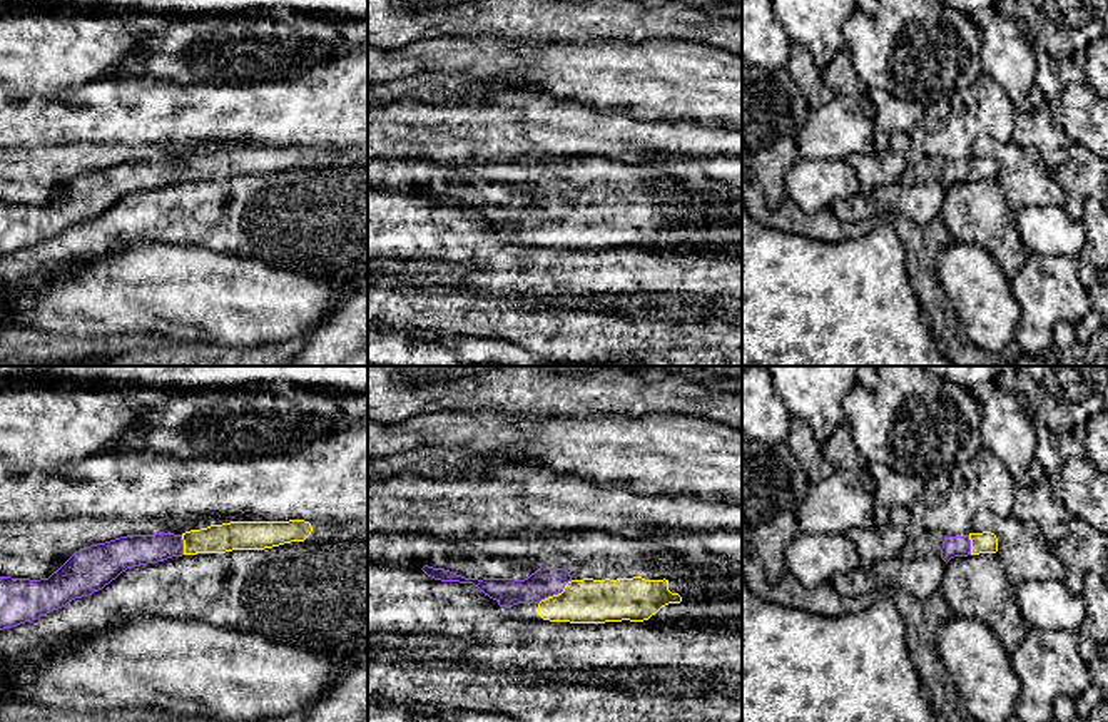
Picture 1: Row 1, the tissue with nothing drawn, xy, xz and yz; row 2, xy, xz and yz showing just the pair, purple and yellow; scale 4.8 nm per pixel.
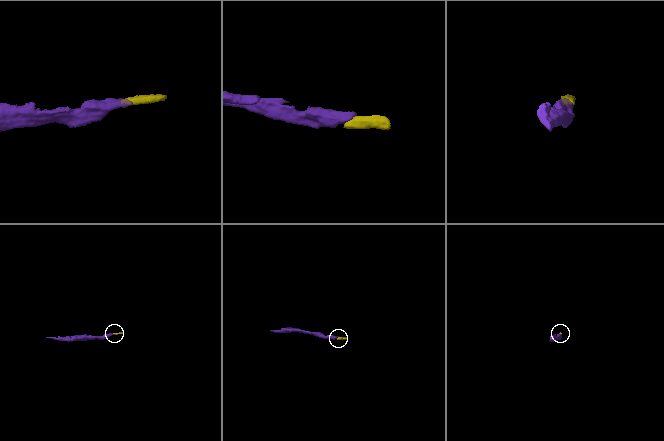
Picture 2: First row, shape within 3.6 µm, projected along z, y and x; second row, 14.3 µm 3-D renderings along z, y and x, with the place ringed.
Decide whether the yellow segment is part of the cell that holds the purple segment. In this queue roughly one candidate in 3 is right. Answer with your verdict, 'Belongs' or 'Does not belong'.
Belongs

